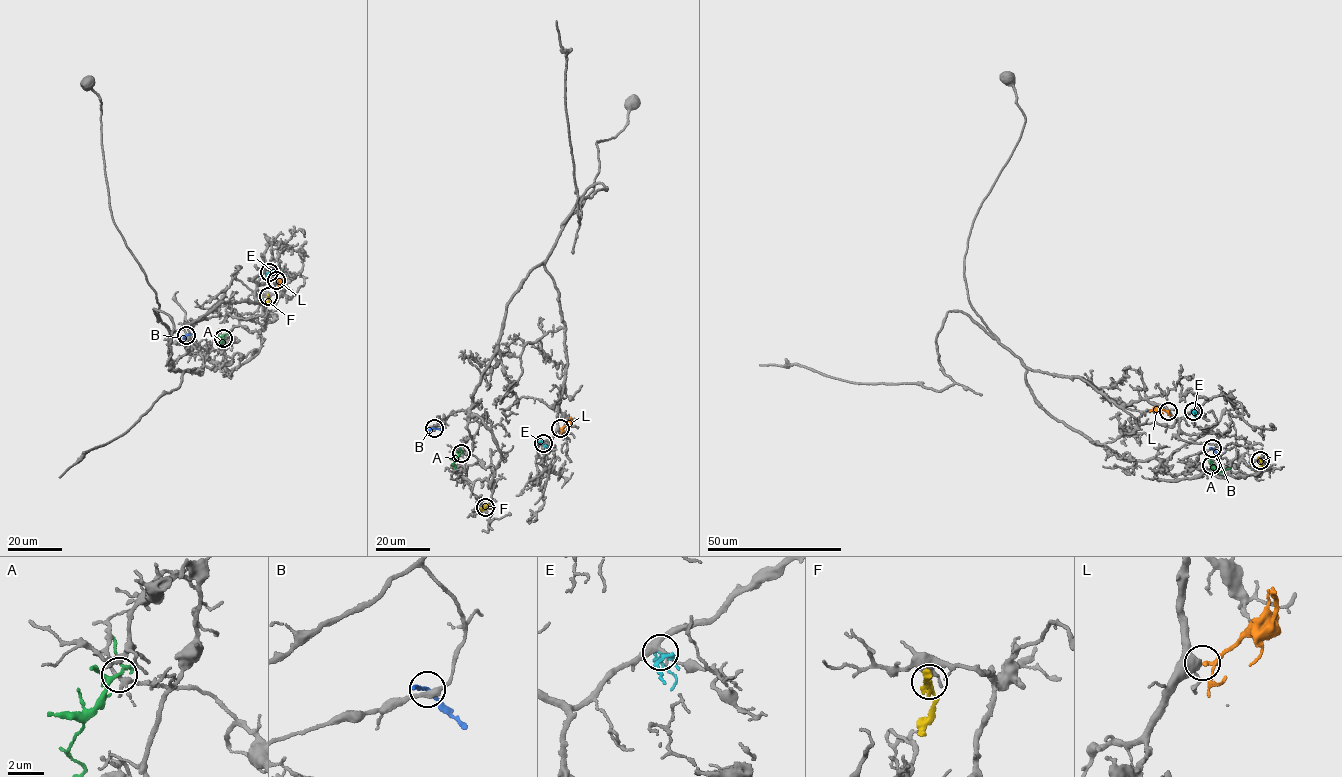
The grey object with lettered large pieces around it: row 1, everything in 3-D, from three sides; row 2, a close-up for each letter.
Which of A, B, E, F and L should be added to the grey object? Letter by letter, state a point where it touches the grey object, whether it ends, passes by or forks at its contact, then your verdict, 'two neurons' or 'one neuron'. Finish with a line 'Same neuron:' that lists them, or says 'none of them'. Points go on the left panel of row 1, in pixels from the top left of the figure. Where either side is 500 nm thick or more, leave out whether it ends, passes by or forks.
A: meets grey at (223, 338); it forks there; two neurons
B: meets grey at (186, 335); it passes by; two neurons
E: meets grey at (269, 272); it passes by; two neurons
F: meets grey at (268, 296); it passes by; two neurons
L: meets grey at (276, 280); it passes by; one neuron
Same neuron: L

